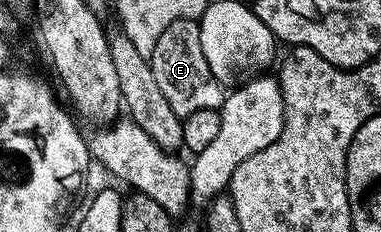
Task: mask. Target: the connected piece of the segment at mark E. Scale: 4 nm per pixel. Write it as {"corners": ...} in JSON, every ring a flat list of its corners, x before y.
{"corners":[[198,20,172,22,172,26,160,34,160,42,156,42,156,50,152,50,148,59,152,74,156,74,156,86,160,86,160,94,164,94,176,115,184,117,195,110,221,109,224,88,212,70,208,70,208,58,204,58,204,49,200,46]]}

